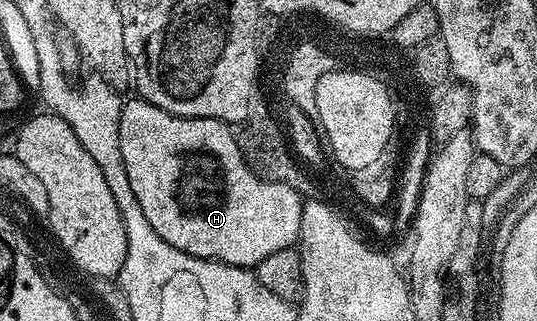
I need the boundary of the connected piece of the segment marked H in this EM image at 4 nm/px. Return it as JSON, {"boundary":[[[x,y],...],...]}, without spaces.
{"boundary":[[[138,96],[132,98],[132,102],[129,100],[123,102],[123,111],[119,117],[121,160],[125,160],[129,185],[133,187],[133,196],[137,196],[137,204],[141,204],[141,212],[145,212],[145,220],[153,224],[153,232],[157,232],[157,236],[161,236],[165,244],[173,244],[173,248],[198,258],[212,258],[215,262],[224,262],[230,266],[254,268],[261,260],[265,260],[265,256],[273,252],[290,250],[298,243],[304,199],[293,188],[253,173],[246,157],[239,150],[239,145],[235,143],[235,135],[228,123],[218,122],[212,118],[176,118],[175,115],[149,104],[144,98]]]}

